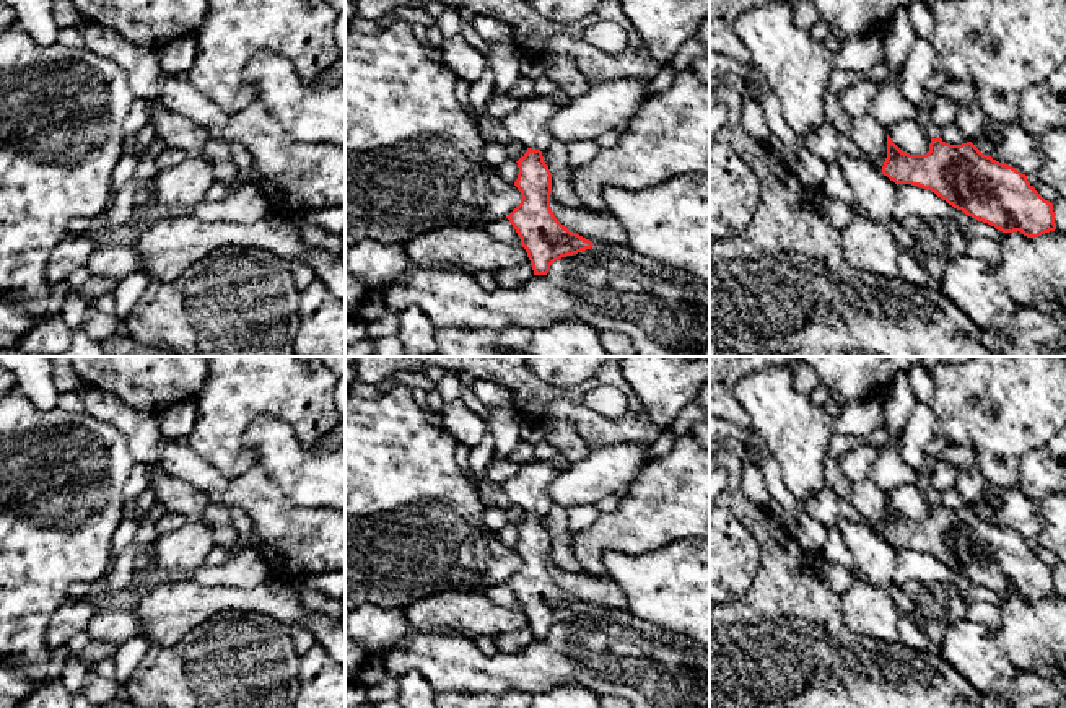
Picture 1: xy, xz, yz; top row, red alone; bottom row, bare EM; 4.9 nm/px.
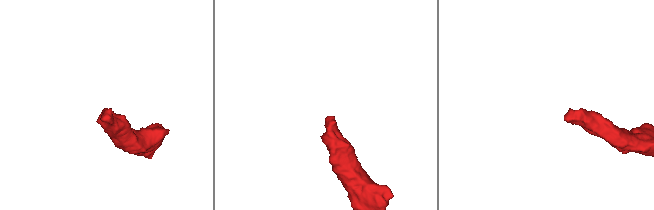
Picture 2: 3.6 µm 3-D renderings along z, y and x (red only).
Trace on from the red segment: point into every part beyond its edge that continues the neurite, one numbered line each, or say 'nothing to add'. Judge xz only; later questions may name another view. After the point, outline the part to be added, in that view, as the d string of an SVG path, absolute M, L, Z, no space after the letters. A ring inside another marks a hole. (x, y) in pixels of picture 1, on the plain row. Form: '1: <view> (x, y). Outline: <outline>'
1: xz (528, 490). Outline: M557 449L558 462L524 462L519 474L501 483L506 503L513 503L532 514L547 514L553 505L547 492L552 480L570 462L561 449Z

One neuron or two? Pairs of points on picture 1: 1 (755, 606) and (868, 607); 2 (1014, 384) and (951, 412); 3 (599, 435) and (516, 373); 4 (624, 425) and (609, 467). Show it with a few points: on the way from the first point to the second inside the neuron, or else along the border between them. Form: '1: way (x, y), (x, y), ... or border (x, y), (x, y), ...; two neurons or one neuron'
1: border (840, 594), (845, 622), (866, 637); two neurons
2: way (998, 401), (995, 404), (977, 404), (967, 412); one neuron
3: way (578, 414), (568, 404), (547, 404), (537, 394); one neuron
4: border (648, 445), (612, 443), (591, 450); two neurons

